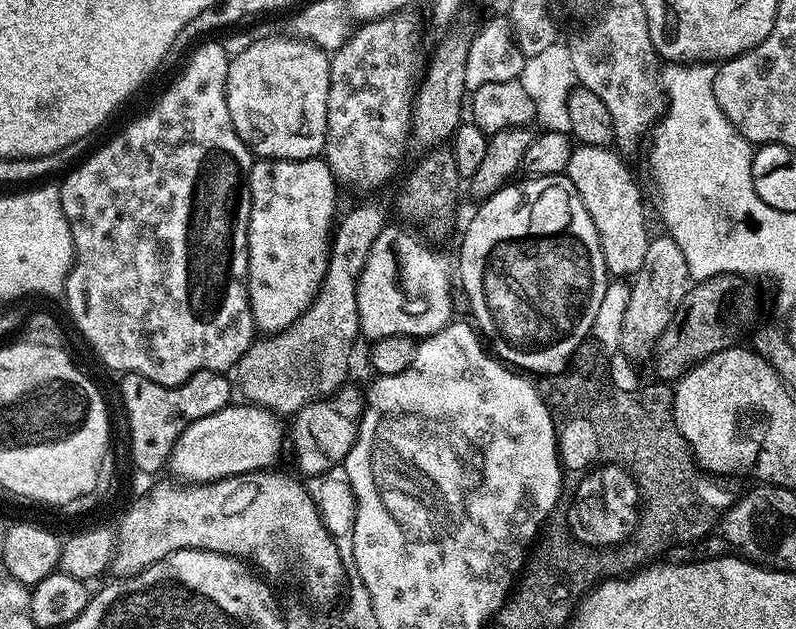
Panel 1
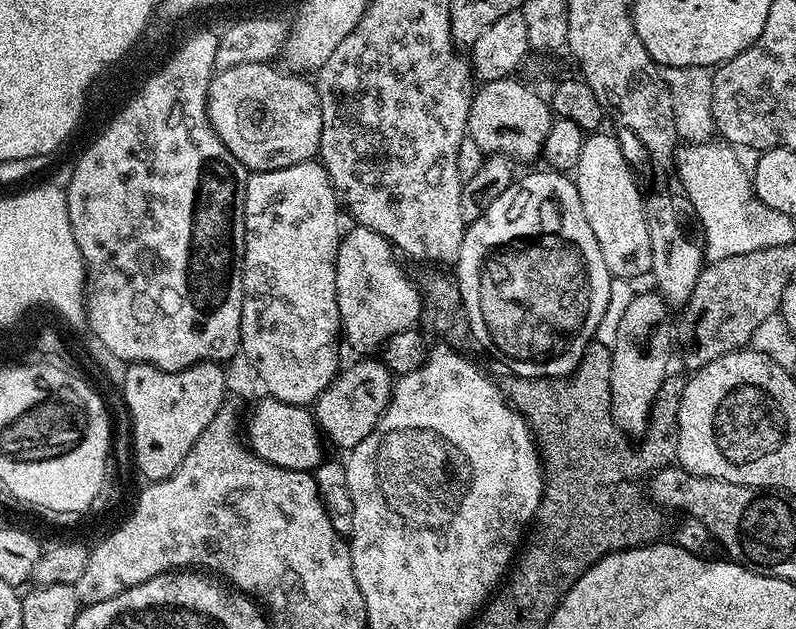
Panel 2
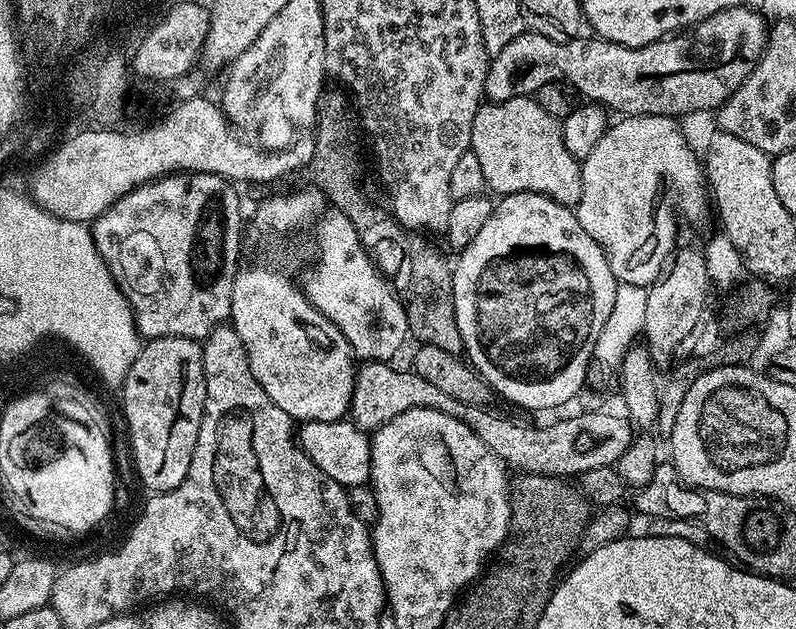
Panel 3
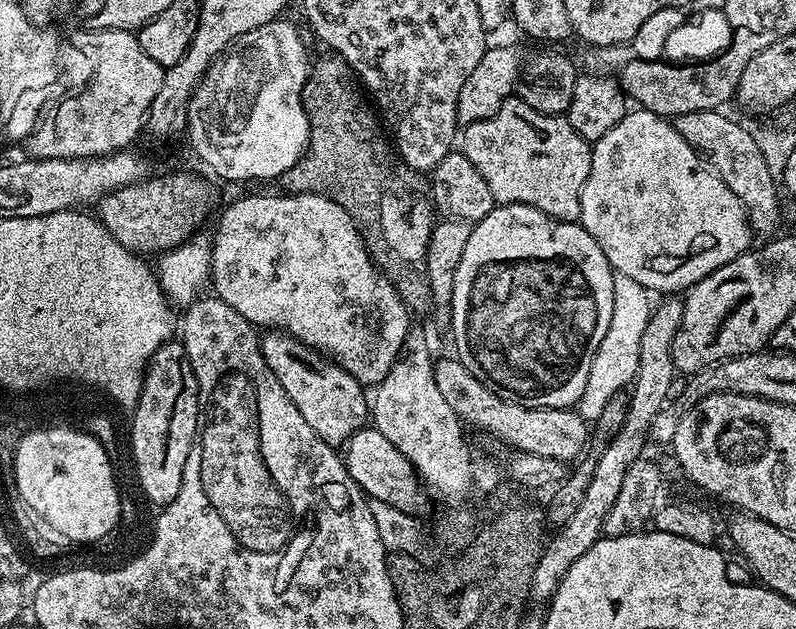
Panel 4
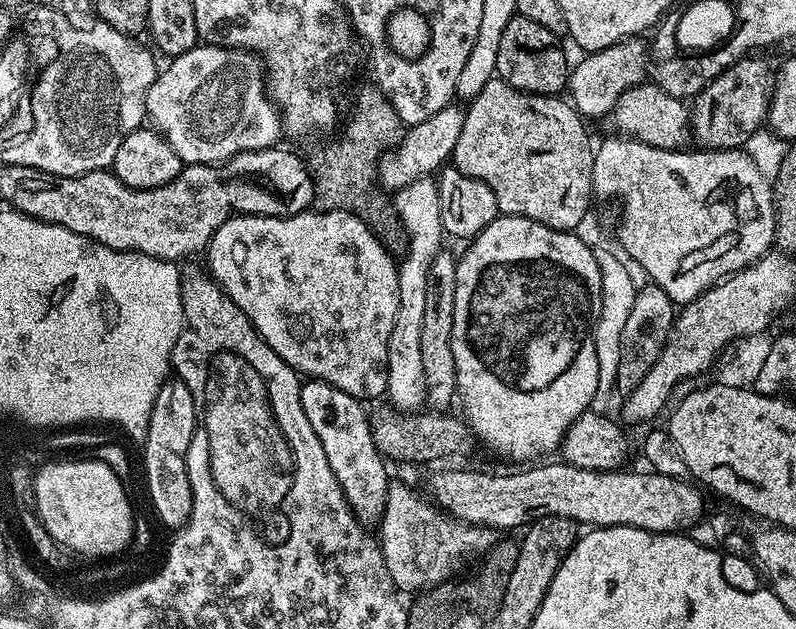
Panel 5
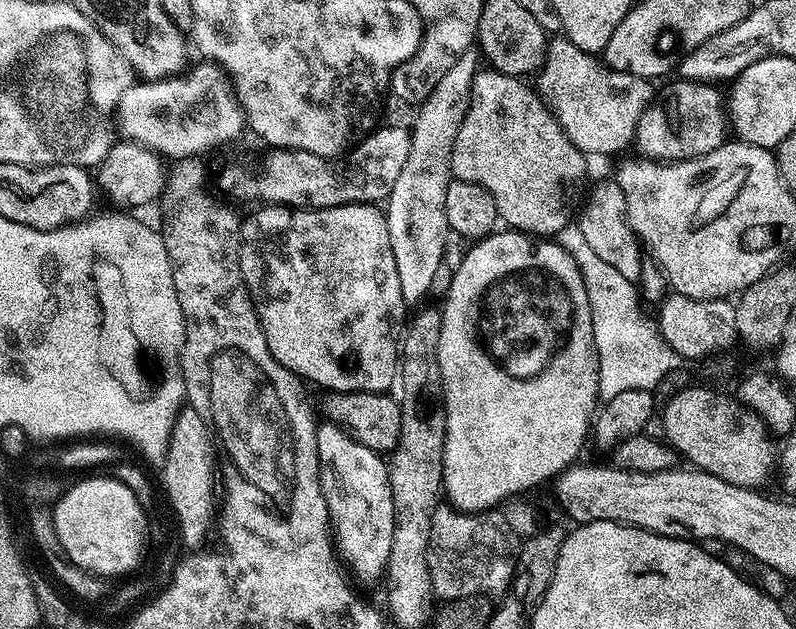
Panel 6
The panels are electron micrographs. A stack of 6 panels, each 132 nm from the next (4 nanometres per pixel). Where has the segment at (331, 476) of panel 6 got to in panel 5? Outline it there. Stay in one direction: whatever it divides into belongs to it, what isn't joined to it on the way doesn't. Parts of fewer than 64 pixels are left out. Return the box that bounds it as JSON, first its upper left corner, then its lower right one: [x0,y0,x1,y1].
[300,378,390,526]

